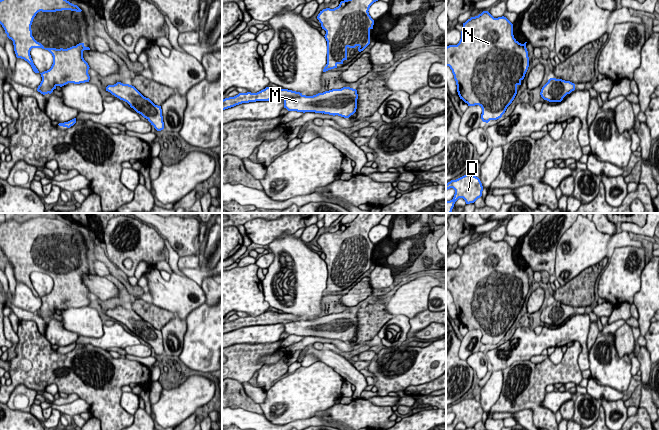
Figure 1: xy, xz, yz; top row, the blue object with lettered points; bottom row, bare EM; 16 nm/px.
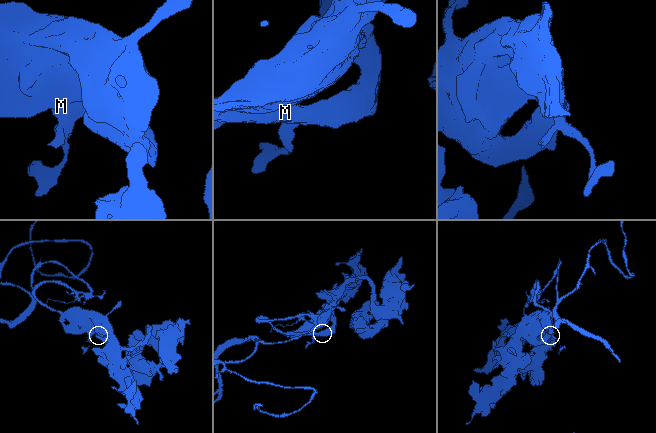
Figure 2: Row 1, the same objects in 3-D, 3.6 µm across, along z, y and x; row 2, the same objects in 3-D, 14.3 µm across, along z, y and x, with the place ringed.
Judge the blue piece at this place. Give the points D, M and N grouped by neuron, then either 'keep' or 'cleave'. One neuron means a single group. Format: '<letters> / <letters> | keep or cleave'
D M N | keep

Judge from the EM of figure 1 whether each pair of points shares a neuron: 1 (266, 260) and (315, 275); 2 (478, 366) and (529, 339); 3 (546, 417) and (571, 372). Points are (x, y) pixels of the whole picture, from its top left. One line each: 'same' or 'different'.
1: different
2: different
3: same

